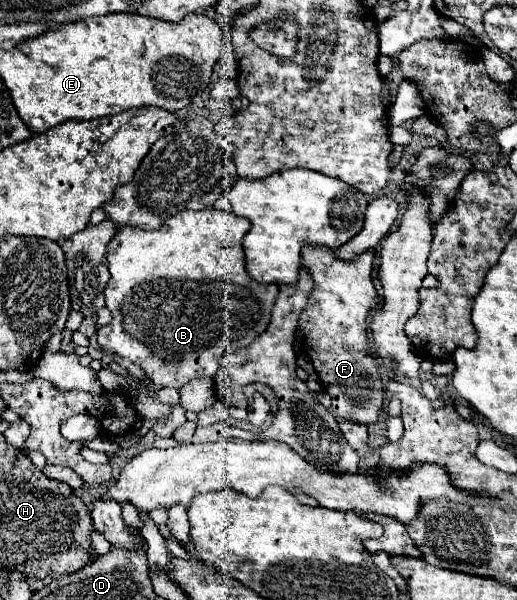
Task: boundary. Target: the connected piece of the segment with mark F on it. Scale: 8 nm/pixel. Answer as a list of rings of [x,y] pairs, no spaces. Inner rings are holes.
[[[302,246],[302,266],[308,268],[314,278],[314,290],[308,296],[308,304],[298,320],[298,328],[304,334],[306,354],[314,370],[318,372],[324,390],[332,396],[330,412],[336,418],[352,420],[358,424],[376,422],[378,410],[384,404],[384,380],[380,380],[382,378],[380,364],[371,353],[366,336],[366,316],[370,308],[378,304],[378,292],[372,284],[372,262],[374,250],[366,250],[366,254],[360,254],[354,262],[340,262],[340,258],[334,258],[334,250],[330,250],[328,246]]]

